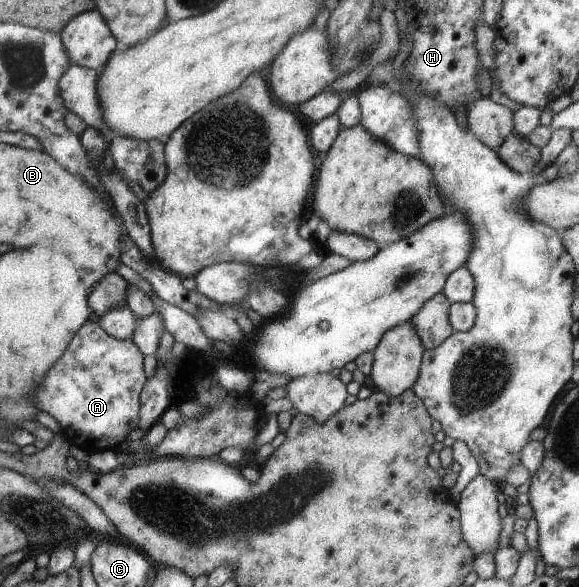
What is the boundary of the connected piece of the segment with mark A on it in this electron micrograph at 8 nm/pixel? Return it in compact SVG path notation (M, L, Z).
M87 320L67 343L63 355L51 365L51 369L27 397L31 397L31 405L35 405L35 409L49 413L57 421L68 445L75 445L87 453L113 450L127 441L129 433L139 425L139 392L145 383L142 360L142 353L130 339L117 341L109 337L97 322Z

